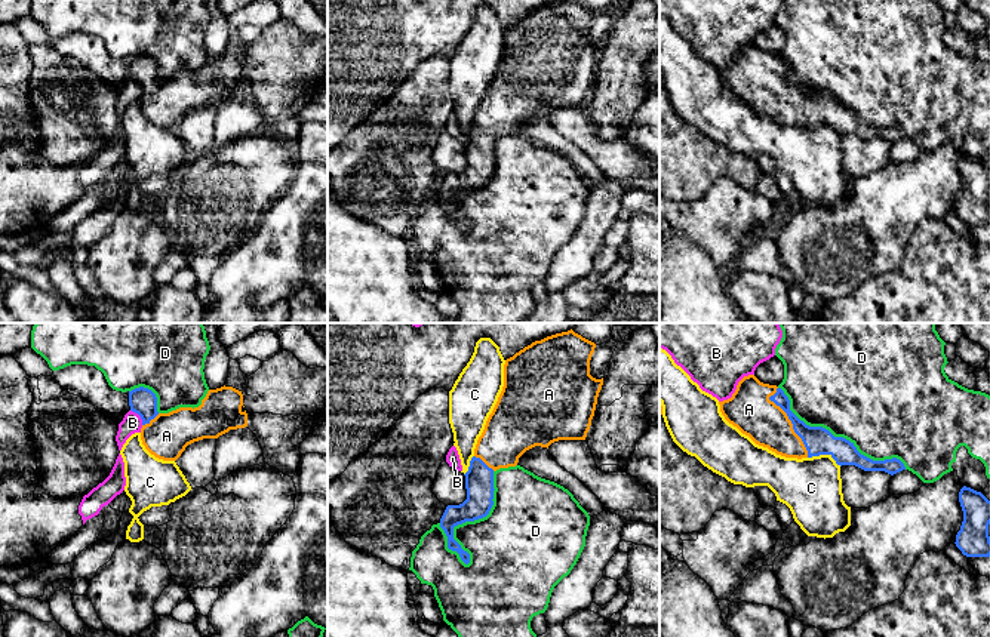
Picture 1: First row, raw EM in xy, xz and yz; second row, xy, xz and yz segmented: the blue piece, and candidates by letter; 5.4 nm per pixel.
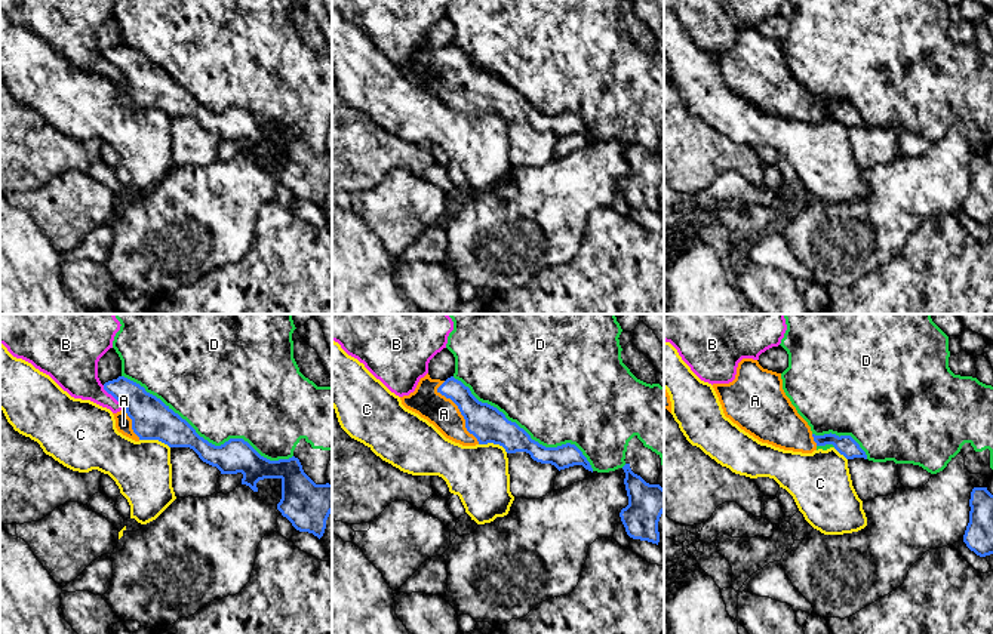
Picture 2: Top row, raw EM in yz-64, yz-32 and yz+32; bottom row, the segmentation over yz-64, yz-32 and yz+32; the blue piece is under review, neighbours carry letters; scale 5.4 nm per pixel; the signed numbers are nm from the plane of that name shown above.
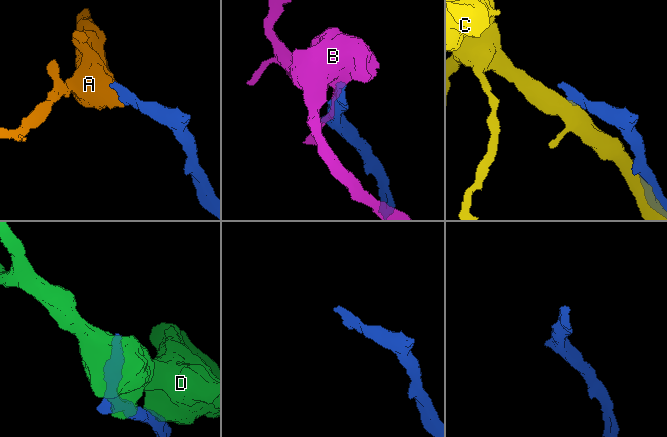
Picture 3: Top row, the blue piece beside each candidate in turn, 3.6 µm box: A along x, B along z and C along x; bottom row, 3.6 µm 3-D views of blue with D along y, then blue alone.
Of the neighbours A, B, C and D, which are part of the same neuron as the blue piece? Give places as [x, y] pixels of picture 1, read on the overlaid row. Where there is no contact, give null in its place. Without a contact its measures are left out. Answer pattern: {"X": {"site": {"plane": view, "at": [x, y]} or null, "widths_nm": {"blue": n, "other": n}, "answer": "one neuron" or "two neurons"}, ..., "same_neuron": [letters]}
{"A": {"site": {"plane": "yz", "at": [790, 419]}, "widths_nm": {"blue": 150, "other": 240}, "answer": "one neuron"}, "B": {"site": {"plane": "xy", "at": [140, 415]}, "widths_nm": {"blue": 140, "other": 110}, "answer": "two neurons"}, "C": {"site": {"plane": "yz", "at": [824, 454]}, "widths_nm": {"blue": 150, "other": 320}, "answer": "two neurons"}, "D": {"site": {"plane": "xz", "at": [473, 520]}, "widths_nm": {"blue": 160, "other": 440}, "answer": "two neurons"}, "same_neuron": ["A"]}

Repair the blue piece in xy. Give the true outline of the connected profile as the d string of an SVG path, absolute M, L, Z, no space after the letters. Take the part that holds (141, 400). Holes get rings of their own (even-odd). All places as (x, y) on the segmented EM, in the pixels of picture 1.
M225 385L209 390L199 407L179 407L169 413L159 413L156 394L139 387L129 391L129 406L142 419L142 444L163 461L176 461L194 441L248 427L242 391Z

